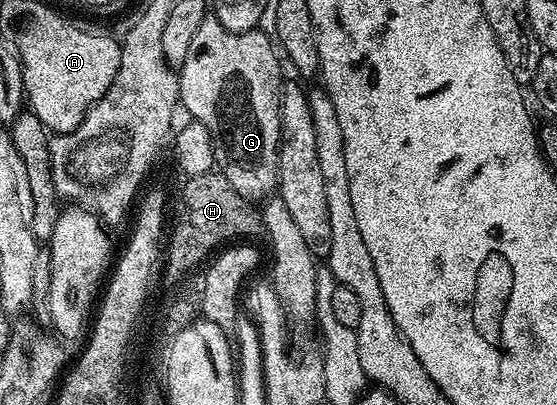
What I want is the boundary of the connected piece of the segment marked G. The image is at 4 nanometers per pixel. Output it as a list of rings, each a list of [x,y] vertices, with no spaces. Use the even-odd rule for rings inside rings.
[[[208,18],[200,22],[200,27],[192,38],[192,47],[188,49],[188,58],[184,58],[176,72],[181,107],[187,108],[191,112],[189,115],[199,120],[208,130],[214,147],[217,171],[228,178],[234,189],[251,202],[265,201],[278,186],[278,147],[282,137],[280,102],[284,83],[278,60],[280,61],[279,53],[267,33],[261,30],[224,30],[218,20]]]

